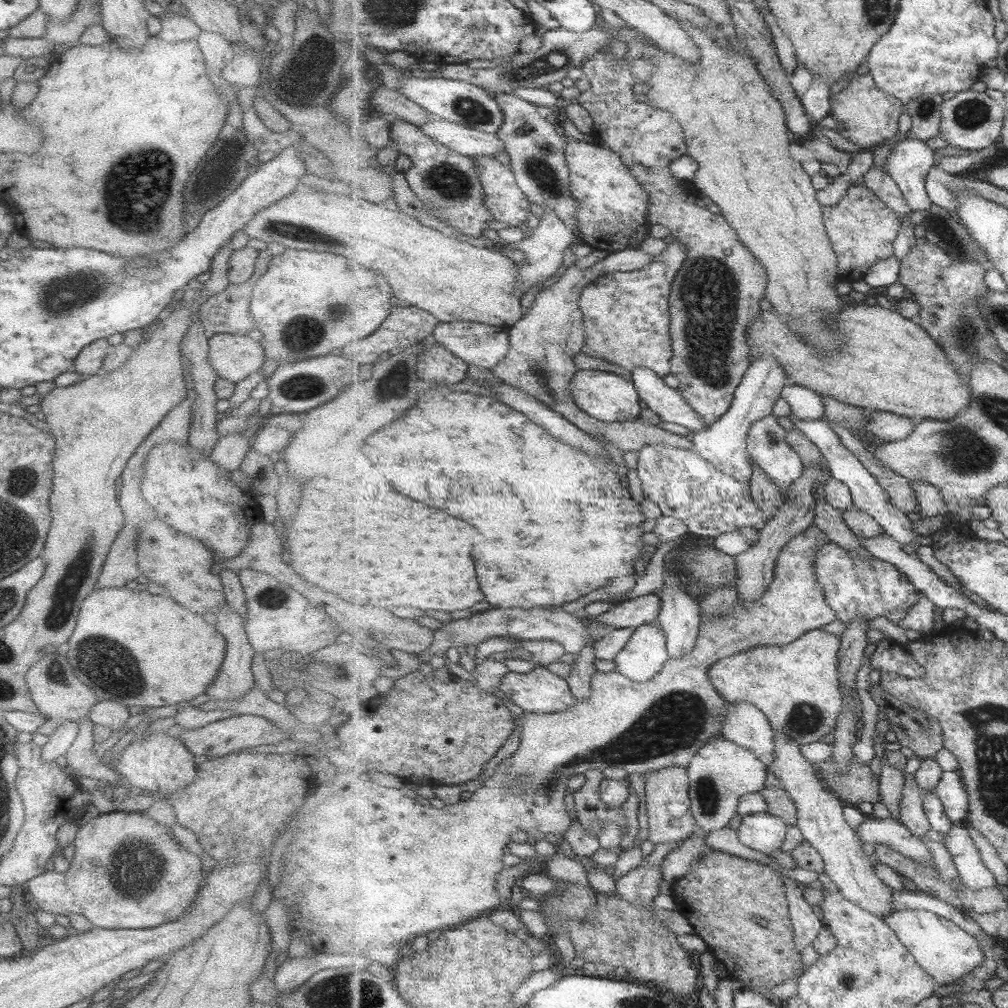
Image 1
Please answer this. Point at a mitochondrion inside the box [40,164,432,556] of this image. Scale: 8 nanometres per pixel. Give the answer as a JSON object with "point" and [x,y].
{"point":[53,296]}

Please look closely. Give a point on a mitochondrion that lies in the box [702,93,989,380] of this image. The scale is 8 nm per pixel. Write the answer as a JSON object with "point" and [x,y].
{"point":[965,338]}

